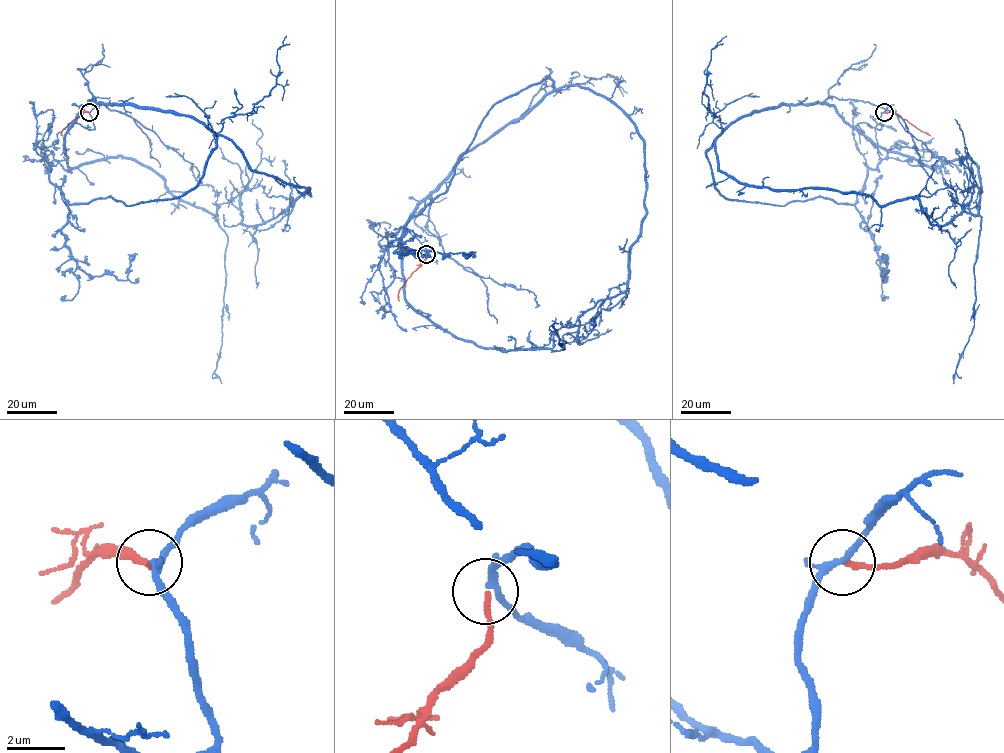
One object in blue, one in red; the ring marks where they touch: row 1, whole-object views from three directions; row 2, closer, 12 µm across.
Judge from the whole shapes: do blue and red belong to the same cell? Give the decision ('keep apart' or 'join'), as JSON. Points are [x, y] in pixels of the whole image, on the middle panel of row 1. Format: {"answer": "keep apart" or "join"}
{"answer": "join"}

